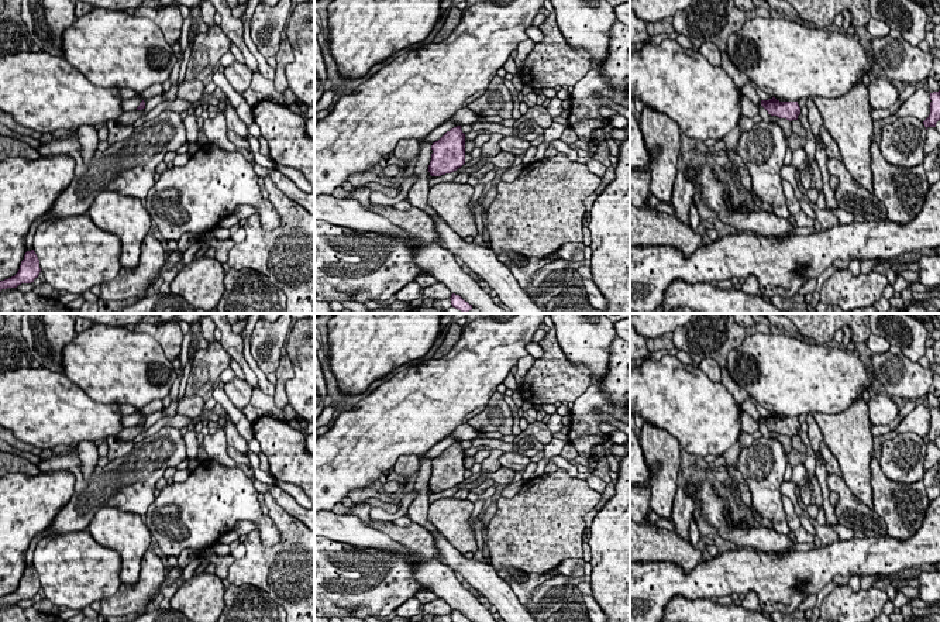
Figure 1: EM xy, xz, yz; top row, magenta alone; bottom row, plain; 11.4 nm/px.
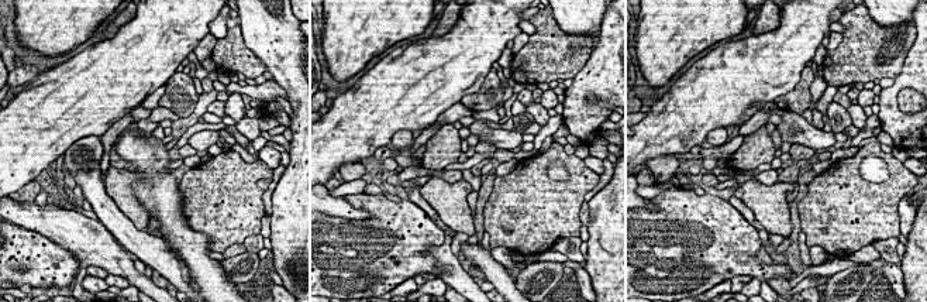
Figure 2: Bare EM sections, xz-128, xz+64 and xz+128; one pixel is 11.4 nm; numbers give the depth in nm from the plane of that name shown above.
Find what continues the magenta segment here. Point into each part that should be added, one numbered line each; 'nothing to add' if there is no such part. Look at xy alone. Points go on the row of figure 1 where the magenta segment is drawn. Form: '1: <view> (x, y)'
nothing to add

